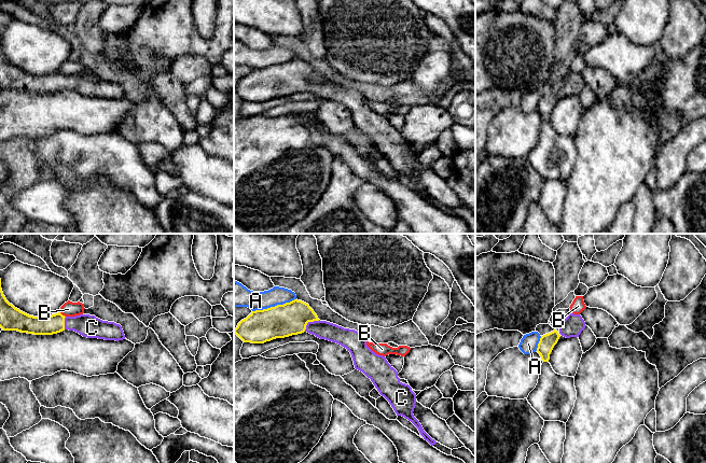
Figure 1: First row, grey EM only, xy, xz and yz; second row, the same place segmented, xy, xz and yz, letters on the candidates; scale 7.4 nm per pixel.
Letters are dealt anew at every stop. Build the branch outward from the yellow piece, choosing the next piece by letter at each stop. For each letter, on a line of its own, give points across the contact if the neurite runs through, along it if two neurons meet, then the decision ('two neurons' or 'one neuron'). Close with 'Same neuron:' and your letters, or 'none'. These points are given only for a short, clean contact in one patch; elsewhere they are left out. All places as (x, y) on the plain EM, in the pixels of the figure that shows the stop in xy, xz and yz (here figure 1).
A: two neurons
B: border along xy (59, 70), (65, 75); two neurons
C: runs through xz (281, 80), (309, 80), (322, 88); one neuron
Same neuron: C

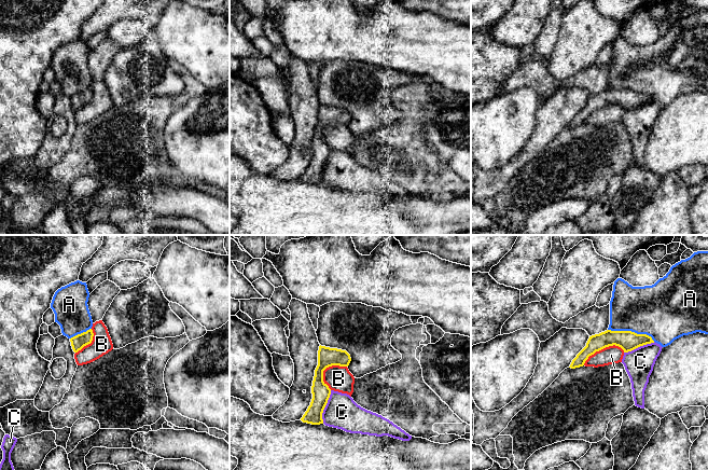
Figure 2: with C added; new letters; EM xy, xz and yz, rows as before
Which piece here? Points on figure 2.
A: two neurons
B: two neurons
C: border along xz (331, 149), (322, 171), (322, 181); two neurons
Same neuron: none

